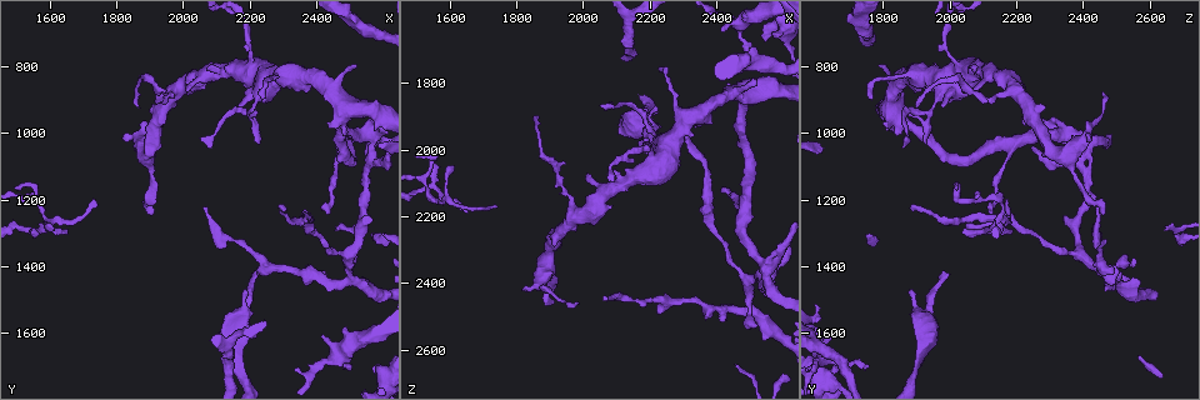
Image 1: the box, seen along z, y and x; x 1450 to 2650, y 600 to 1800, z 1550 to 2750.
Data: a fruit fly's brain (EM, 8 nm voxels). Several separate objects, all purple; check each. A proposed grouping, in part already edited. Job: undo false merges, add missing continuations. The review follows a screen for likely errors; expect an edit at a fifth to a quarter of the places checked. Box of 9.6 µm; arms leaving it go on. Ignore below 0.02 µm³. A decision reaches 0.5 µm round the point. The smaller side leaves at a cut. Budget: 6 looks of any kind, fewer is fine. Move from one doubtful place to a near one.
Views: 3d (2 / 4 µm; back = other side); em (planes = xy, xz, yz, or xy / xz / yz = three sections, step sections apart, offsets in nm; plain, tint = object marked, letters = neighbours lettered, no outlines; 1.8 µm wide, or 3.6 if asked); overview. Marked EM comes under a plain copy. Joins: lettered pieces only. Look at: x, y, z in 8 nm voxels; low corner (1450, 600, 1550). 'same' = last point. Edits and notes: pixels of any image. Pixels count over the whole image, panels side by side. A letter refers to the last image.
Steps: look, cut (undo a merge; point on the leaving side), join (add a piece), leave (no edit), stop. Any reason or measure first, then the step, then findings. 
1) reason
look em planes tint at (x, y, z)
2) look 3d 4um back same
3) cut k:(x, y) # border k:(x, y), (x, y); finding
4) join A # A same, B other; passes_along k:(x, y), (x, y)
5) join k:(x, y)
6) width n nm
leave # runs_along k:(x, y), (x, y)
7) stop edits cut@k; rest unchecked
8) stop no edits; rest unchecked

free end
look 3d 2um at (1910, 1250, 2460)

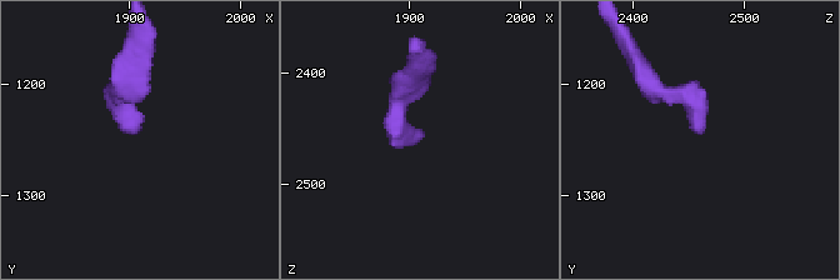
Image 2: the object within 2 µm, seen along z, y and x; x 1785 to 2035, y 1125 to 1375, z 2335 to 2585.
look em planes letters at (1910, 1244, 2458)

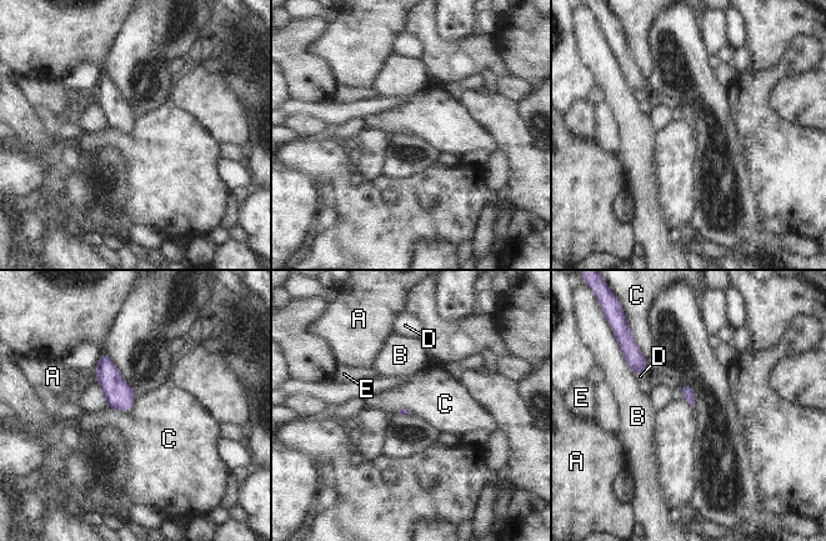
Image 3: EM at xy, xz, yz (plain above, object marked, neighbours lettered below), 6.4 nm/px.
leave # A other, B other, C other, D other, E other; border 3:(134, 399), (126, 410), (109, 406); none of them fits

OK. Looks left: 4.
end of a long branch
look 3d 2um at (1860, 930, 1890)

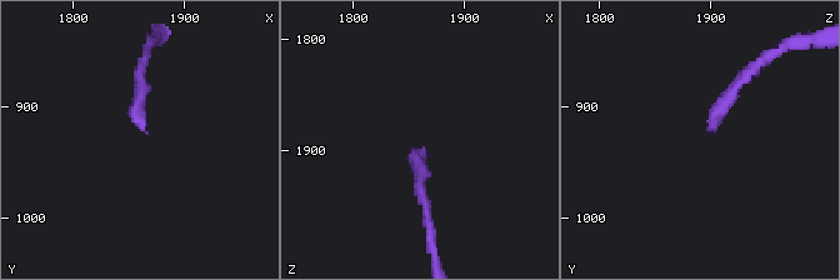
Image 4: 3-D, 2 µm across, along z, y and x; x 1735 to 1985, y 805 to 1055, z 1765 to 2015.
shape alone is not enough
look em planes letters at (1862, 922, 1894)

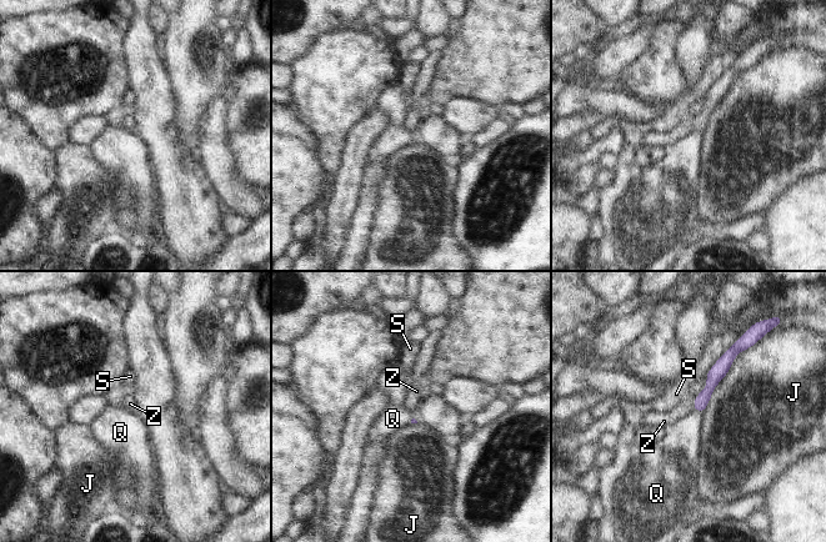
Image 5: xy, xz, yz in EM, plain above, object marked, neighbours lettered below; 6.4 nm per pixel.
join Z # J other, Q other, S other, Z same; the neuron continues

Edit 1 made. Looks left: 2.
calibre changes
look em planes letters at (2200, 800, 2020)

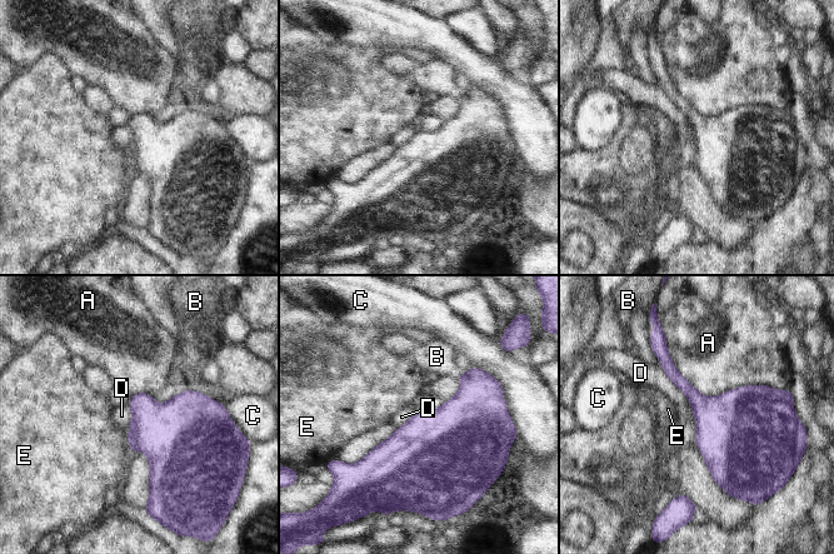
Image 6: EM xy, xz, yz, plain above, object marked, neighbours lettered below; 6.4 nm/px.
width 340 nm
leave # A other, B other, C other, D other, E other; border 6:(659, 364), (685, 395), (692, 412); one neuron here

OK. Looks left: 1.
stop edits join@5; rest unchecked

